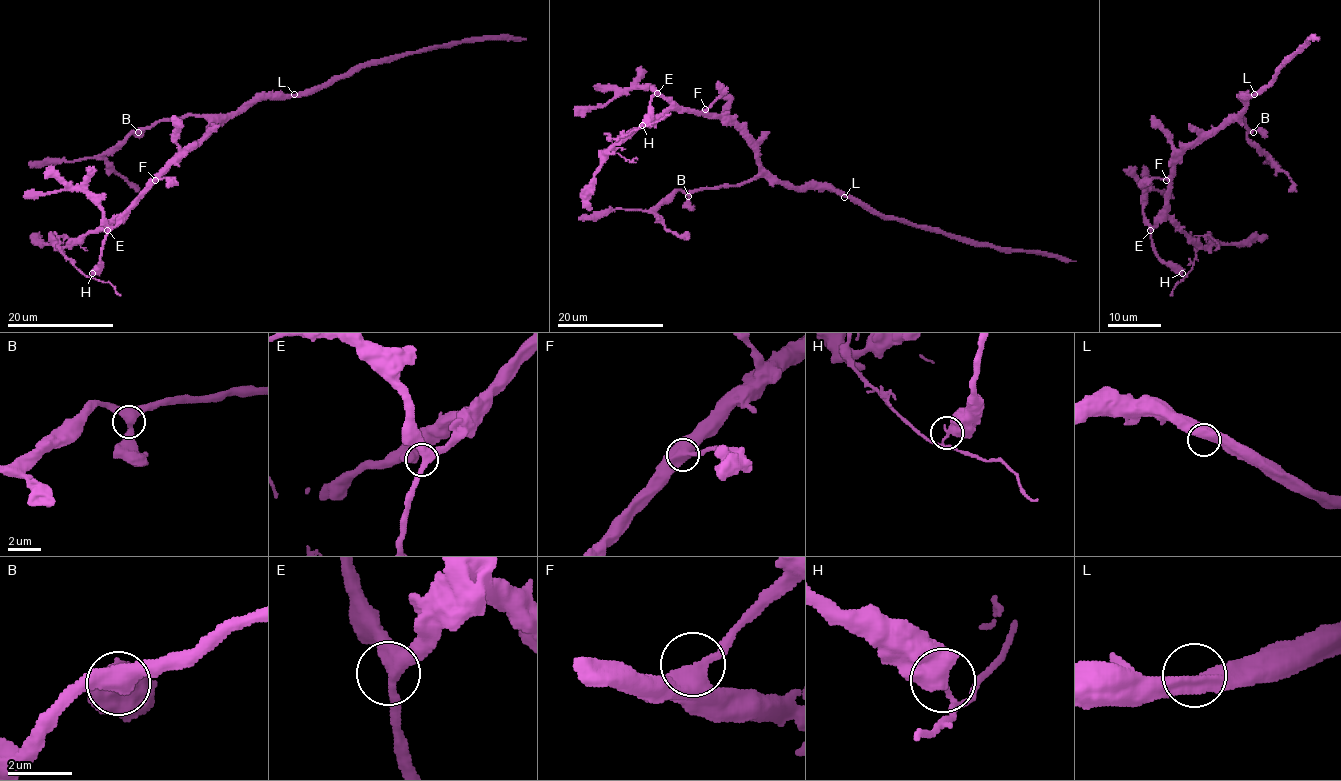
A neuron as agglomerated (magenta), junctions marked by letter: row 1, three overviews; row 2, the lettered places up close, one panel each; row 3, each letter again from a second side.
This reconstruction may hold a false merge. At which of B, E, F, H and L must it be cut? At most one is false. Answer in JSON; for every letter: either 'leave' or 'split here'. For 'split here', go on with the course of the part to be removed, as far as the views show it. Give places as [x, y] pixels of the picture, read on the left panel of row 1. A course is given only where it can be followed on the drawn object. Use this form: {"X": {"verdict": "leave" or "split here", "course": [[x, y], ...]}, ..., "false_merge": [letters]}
{"B": {"verdict": "leave"}, "E": {"verdict": "leave"}, "F": {"verdict": "leave"}, "H": {"verdict": "split here", "course": [[91, 273], [89, 277], [85, 276], [66, 256], [59, 245], [59, 237], [66, 236], [87, 250]]}, "L": {"verdict": "leave"}, "false_merge": ["H"]}

